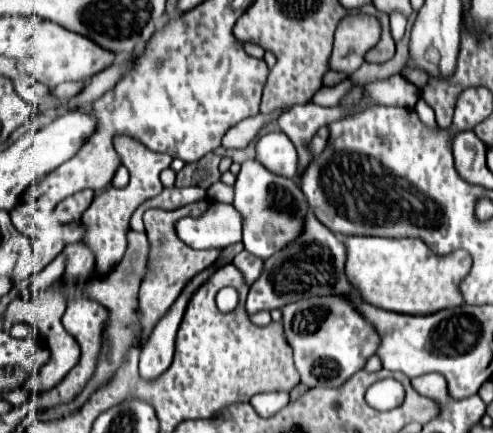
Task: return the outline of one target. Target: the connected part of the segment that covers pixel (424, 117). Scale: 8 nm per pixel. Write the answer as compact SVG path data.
M419 98L414 109L419 114L419 118L421 118L423 124L435 128L435 112L433 112L433 108L423 98Z

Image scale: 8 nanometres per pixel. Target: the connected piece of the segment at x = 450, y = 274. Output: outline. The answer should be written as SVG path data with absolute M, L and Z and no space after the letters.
M347 236L347 276L361 292L361 298L383 310L401 314L433 314L437 310L463 306L459 284L471 270L471 256L465 250L449 256L433 254L419 238L371 238Z

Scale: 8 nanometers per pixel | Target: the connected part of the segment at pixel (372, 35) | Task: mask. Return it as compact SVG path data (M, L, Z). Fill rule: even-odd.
M347 14L335 32L329 66L335 72L353 74L365 60L365 52L379 42L381 24L369 14Z

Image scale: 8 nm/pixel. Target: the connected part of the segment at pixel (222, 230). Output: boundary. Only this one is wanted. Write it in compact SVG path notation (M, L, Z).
M213 202L201 218L181 218L175 222L175 234L193 250L227 248L241 242L243 218L231 204Z

